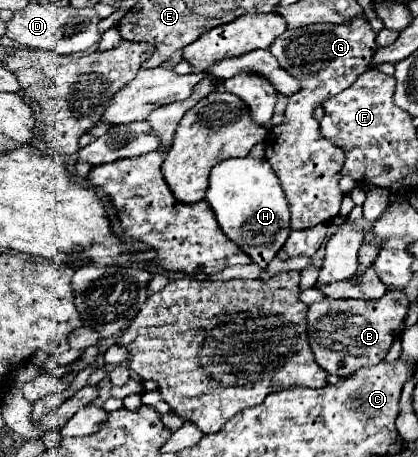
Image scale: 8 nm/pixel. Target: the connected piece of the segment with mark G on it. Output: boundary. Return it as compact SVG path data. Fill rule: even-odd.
M353 17L343 23L319 23L287 29L269 49L277 57L279 65L303 83L303 91L291 95L283 123L271 127L265 139L265 157L285 189L291 207L291 227L295 231L329 223L339 215L343 201L339 179L345 153L321 137L319 121L313 117L313 109L321 105L323 99L347 89L363 71L371 67L371 57L377 49L375 37L377 35L365 17Z

